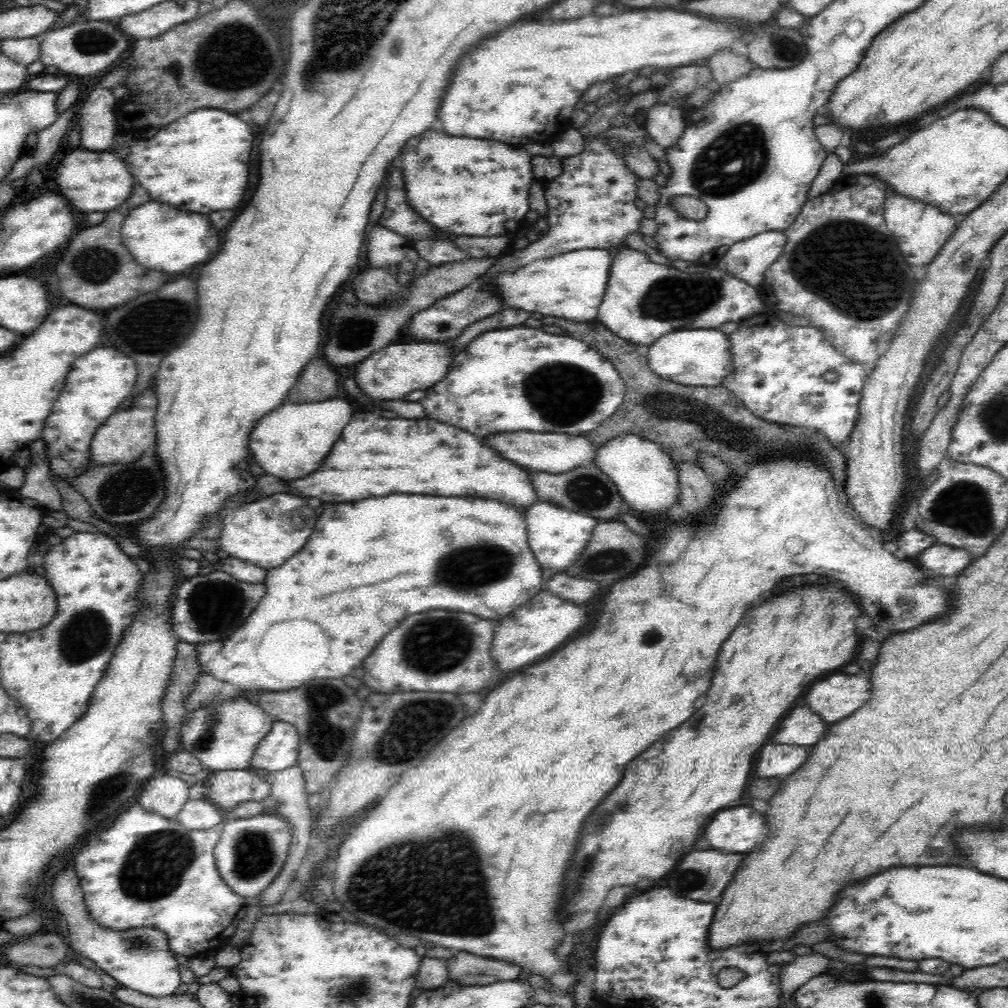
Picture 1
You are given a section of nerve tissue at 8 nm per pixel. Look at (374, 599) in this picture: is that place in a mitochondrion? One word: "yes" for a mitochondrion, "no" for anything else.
no

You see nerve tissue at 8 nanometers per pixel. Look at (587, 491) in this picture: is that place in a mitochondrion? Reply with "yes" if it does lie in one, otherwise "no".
yes

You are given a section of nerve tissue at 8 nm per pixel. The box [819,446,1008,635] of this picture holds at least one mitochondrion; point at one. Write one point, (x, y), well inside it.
(966, 505)

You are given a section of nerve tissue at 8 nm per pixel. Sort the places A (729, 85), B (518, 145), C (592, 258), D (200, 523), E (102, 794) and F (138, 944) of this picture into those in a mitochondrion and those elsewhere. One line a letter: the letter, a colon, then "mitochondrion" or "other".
A: other
B: other
C: other
D: other
E: mitochondrion
F: mitochondrion

